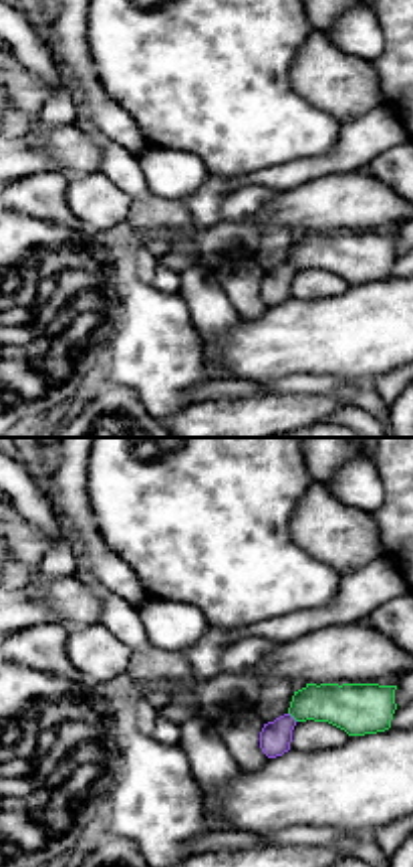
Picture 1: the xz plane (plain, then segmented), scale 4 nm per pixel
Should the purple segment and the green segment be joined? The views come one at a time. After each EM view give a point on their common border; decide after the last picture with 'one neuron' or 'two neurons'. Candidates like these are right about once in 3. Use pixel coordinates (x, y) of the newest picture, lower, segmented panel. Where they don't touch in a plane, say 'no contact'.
meets purple at (291, 716)

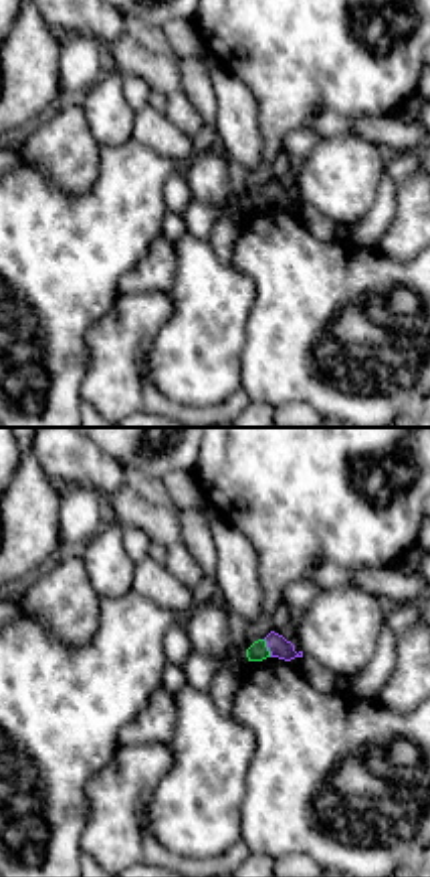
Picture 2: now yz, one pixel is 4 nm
meets purple at (267, 646)

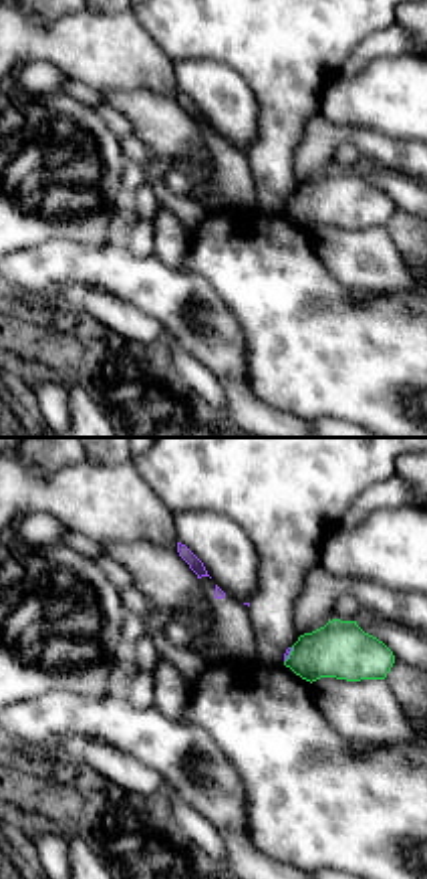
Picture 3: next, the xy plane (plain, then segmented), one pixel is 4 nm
meets purple at (289, 654)

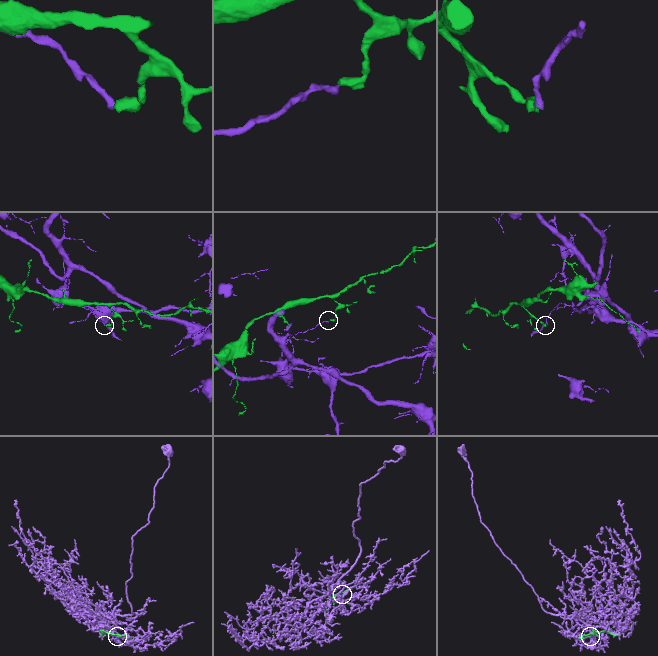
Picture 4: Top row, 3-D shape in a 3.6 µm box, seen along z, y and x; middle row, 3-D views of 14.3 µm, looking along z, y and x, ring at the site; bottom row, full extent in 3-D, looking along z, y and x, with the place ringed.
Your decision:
two neurons

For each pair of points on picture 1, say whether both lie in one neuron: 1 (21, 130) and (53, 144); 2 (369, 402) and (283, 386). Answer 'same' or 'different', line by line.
1: different
2: same

